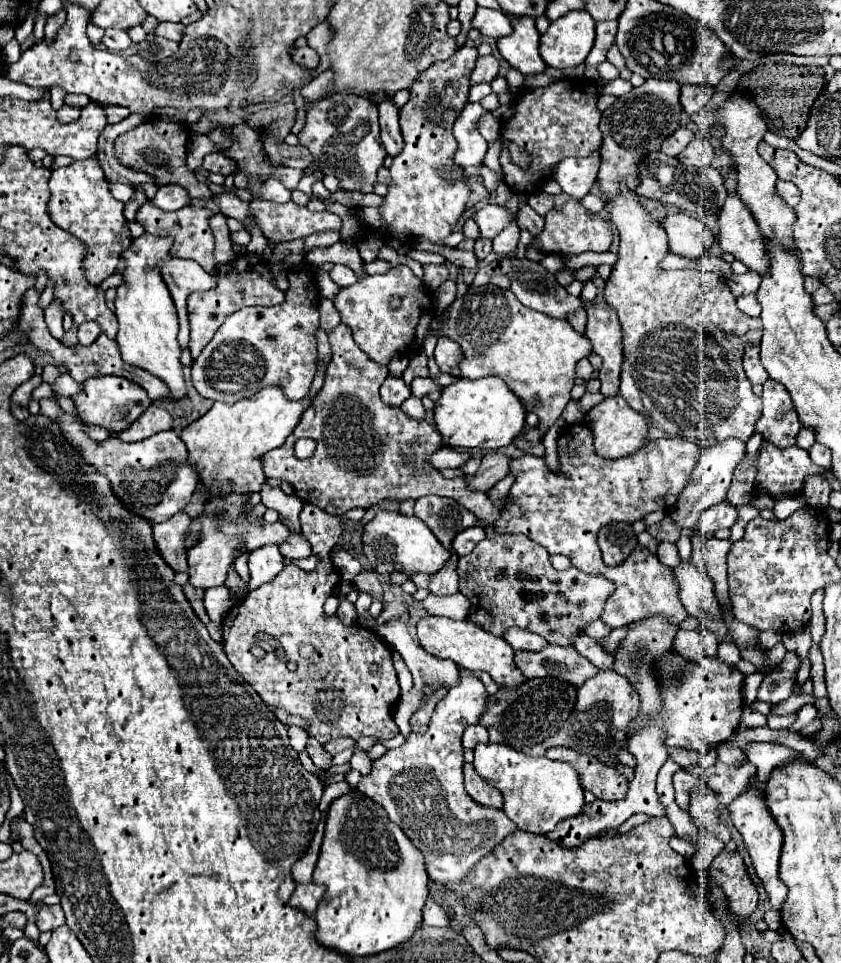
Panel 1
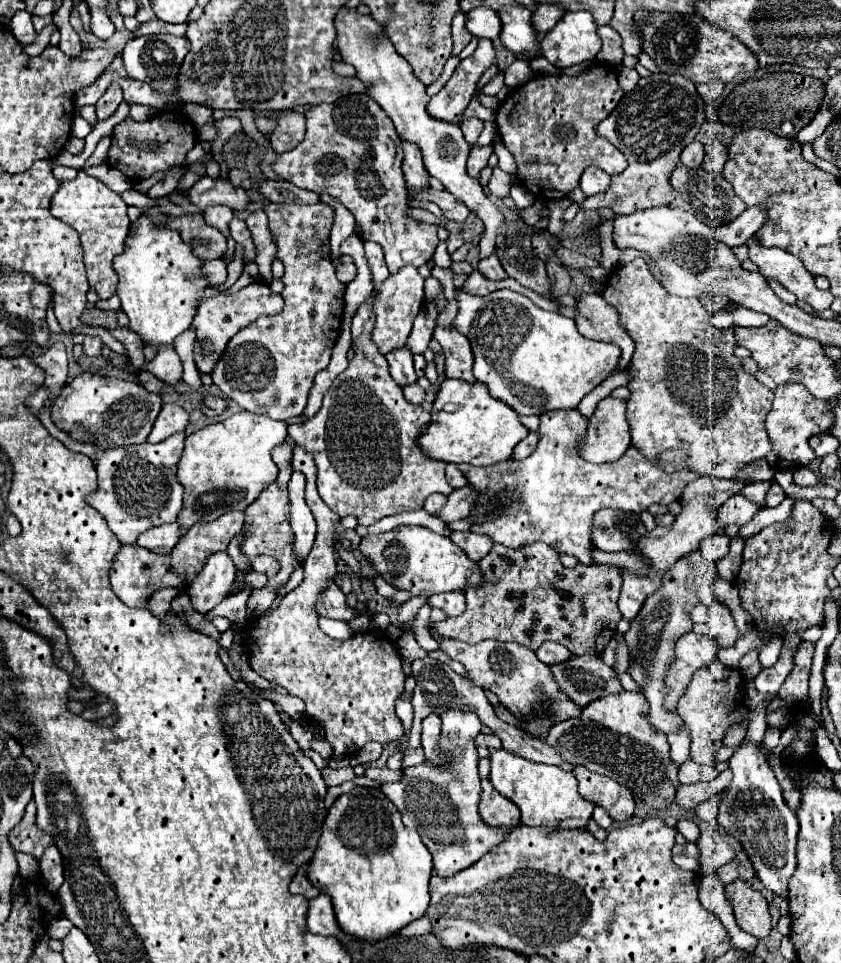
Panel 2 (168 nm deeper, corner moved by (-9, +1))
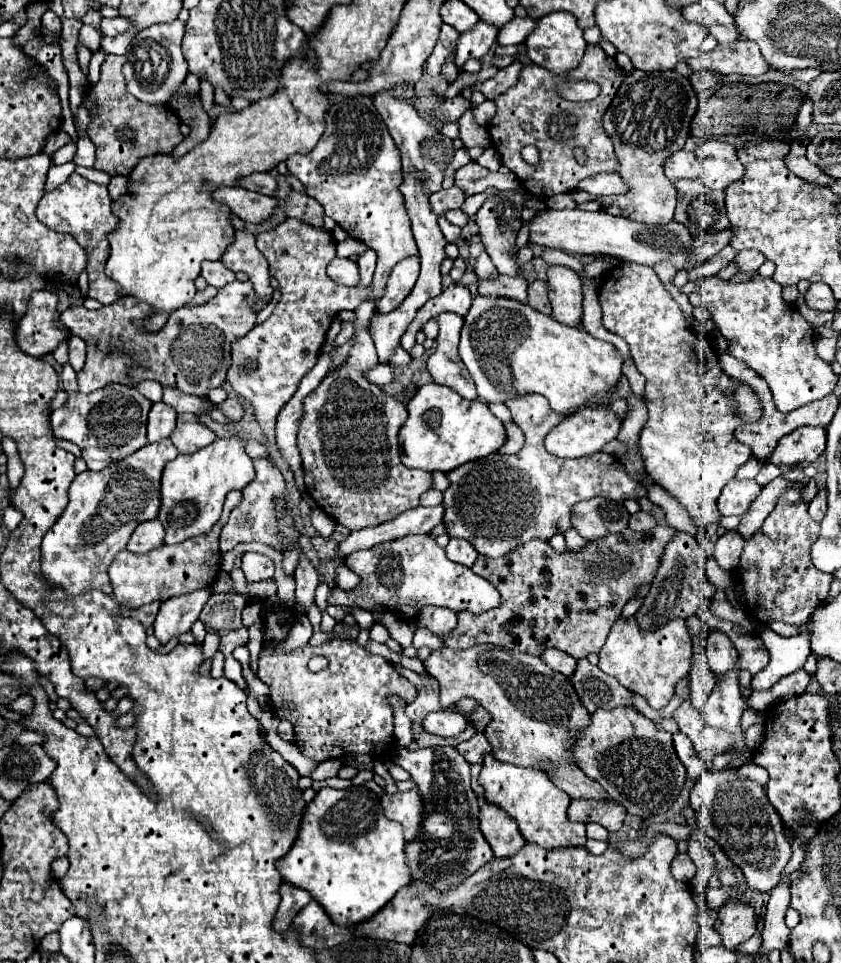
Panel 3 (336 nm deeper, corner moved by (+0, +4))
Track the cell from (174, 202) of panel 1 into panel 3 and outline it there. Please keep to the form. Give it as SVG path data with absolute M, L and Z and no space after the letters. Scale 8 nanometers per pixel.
M219 186L211 192L211 198L221 204L227 204L227 208L235 216L249 220L249 222L261 222L261 220L269 218L277 204L277 200L271 196L251 192L251 190L245 190L239 186L227 186L227 188Z

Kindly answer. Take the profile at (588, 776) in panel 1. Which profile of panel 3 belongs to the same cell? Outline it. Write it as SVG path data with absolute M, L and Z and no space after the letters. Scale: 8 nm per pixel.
M573 800L569 806L569 818L575 822L597 822L609 832L615 832L623 826L625 810L619 802L587 802L587 800Z

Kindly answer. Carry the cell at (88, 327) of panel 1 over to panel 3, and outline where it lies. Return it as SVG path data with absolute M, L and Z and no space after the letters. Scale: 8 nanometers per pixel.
M71 336L69 338L69 362L75 368L75 372L83 368L83 364L85 364L85 352L87 352L87 344L83 342L83 338Z

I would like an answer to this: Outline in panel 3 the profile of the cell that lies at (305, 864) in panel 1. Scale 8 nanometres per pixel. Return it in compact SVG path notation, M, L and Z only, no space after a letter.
M289 882L281 884L281 904L275 914L275 930L287 930L287 926L293 922L293 916L311 900L311 894L303 888L297 888Z

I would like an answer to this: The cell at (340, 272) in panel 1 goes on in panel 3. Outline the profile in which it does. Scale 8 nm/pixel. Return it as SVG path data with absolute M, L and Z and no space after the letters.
M335 258L327 266L327 276L343 286L357 286L359 284L359 270L355 260L349 258Z

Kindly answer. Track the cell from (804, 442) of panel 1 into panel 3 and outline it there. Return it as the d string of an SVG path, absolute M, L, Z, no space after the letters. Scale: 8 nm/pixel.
M803 426L783 436L771 454L771 464L801 464L815 462L825 452L825 430Z

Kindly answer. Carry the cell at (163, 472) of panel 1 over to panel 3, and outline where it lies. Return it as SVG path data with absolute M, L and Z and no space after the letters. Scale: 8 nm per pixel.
M169 438L145 444L127 458L113 462L101 472L79 474L69 488L69 506L43 538L41 572L51 586L65 588L69 596L99 588L111 594L107 568L115 554L125 548L135 526L155 520L161 510L161 474L169 460L177 456Z

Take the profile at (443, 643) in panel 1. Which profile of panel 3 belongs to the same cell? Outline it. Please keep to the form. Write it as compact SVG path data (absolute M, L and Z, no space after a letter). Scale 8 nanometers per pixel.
M475 644L475 646L467 648L467 650L451 650L451 648L445 646L445 648L439 648L439 650L433 650L431 656L429 656L423 664L425 664L427 672L433 674L433 676L439 680L439 684L441 684L441 704L443 704L445 708L451 706L453 702L459 702L459 700L465 698L465 696L473 696L485 710L491 712L491 722L489 722L487 728L485 728L485 736L487 736L487 740L491 742L491 746L493 746L493 756L495 756L497 760L501 760L501 762L511 762L511 764L517 764L517 766L539 766L539 762L545 762L545 760L551 760L551 762L573 762L571 754L567 752L569 746L571 746L571 742L573 742L571 732L575 732L577 728L583 728L583 726L589 724L589 712L581 706L581 702L579 702L579 698L577 698L577 694L575 694L575 690L573 690L569 678L563 676L563 674L559 674L559 672L555 672L555 670L551 670L547 664L541 662L539 656L531 656L531 654L507 650L507 648L501 648L501 646L483 646L483 644Z

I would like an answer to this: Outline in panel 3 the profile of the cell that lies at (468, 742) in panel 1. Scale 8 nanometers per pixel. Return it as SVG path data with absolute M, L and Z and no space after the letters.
M477 732L471 740L457 744L457 750L459 750L459 754L465 756L467 762L483 762L483 756L487 752L491 752L491 744L487 742L483 732Z

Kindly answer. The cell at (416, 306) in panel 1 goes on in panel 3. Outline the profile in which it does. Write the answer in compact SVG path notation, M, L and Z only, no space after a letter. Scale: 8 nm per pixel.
M407 258L395 264L389 274L385 294L377 300L377 314L389 314L395 310L413 290L419 276L419 258Z

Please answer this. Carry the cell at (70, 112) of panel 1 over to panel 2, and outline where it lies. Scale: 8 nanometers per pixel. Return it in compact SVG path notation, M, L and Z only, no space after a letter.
M76 115L76 117L74 117L74 123L72 123L72 135L84 139L88 133L90 133L90 125L88 125L80 115Z

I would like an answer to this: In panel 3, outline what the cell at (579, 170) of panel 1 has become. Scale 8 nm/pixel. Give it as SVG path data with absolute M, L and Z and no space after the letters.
M601 172L595 176L585 178L579 182L579 188L593 194L593 196L607 196L607 194L623 194L627 192L627 186L623 184L621 176L617 172Z

